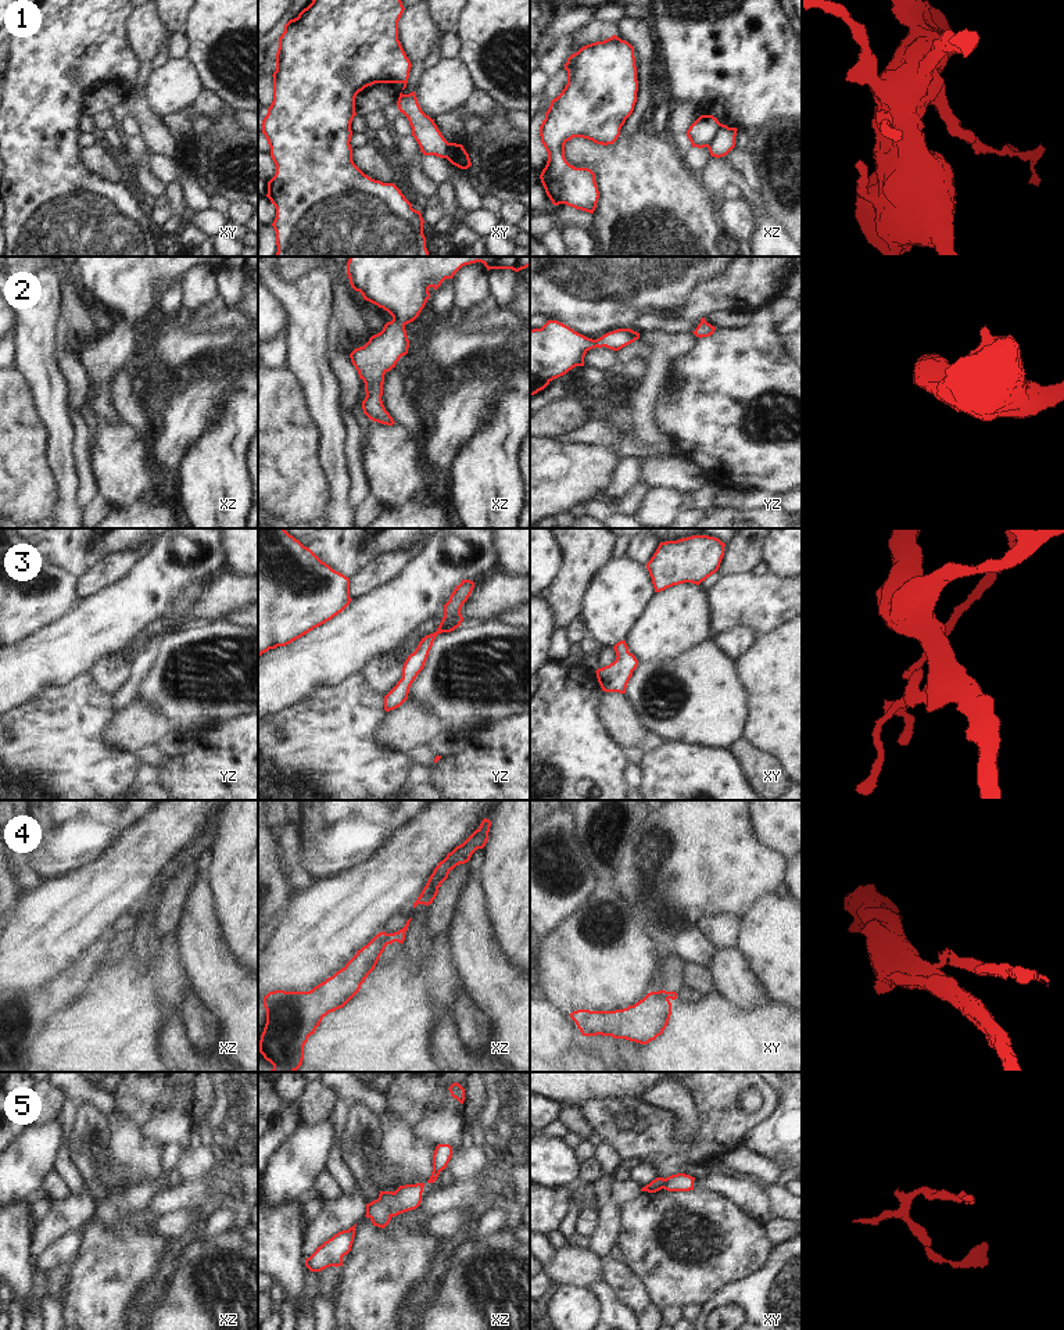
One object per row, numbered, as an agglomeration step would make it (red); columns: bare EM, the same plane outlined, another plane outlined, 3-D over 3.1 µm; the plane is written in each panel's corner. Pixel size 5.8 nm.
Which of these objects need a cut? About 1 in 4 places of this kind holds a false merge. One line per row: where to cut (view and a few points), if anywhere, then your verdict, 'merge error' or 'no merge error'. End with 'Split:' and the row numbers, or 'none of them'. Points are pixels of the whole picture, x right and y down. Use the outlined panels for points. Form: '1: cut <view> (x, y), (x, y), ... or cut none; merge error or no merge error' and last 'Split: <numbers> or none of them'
1: cut xz (723, 125), (708, 147); merge error
2: cut none; no merge error
3: cut none; no merge error
4: cut xy (656, 992), (667, 999); merge error
5: cut none; no merge error
Split: 1, 4

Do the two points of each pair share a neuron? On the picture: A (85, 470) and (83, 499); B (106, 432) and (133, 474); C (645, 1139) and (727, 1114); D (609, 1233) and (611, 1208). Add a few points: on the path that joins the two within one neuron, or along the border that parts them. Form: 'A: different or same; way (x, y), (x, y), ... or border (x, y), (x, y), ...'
A: same; way (85, 477), (85, 493)
B: same; way (111, 443), (122, 463)
C: same; way (666, 1146), (695, 1146), (706, 1135)
D: same; way (609, 1228), (609, 1214)

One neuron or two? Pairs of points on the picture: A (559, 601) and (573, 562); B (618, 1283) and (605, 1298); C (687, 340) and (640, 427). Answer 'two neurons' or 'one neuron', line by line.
A: one neuron
B: two neurons
C: one neuron

